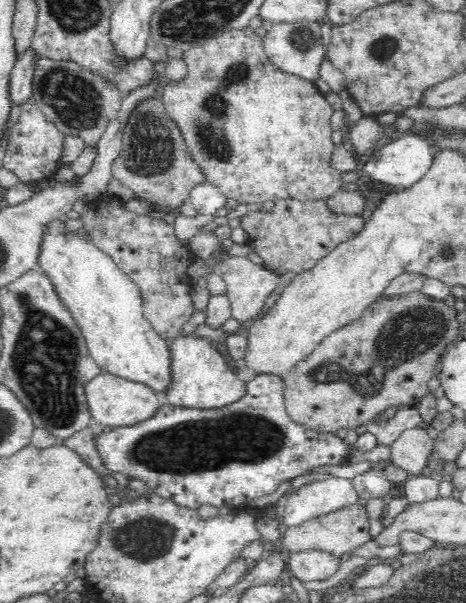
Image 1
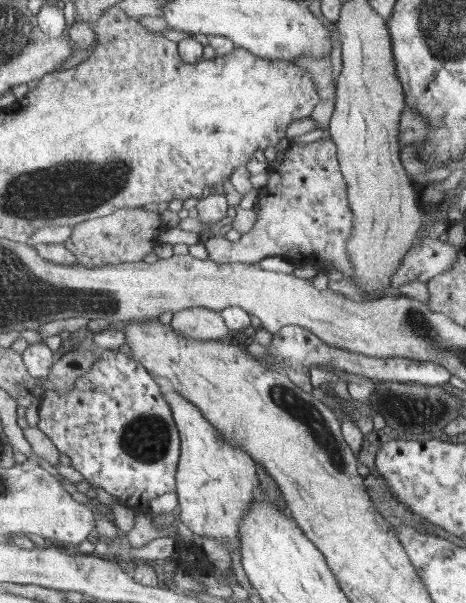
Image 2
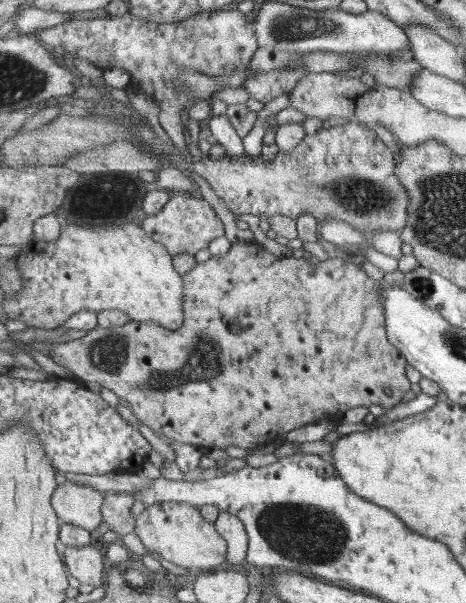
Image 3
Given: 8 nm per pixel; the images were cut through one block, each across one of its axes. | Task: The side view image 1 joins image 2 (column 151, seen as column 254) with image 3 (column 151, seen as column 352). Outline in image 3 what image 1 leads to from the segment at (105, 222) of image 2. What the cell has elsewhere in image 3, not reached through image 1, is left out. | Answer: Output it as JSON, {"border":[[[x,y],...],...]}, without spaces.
{"border":[[[188,193],[173,196],[161,212],[147,216],[141,227],[153,240],[166,245],[173,257],[183,253],[194,255],[199,250],[209,249],[211,241],[225,234],[225,226],[213,206],[207,200],[193,198]]]}

